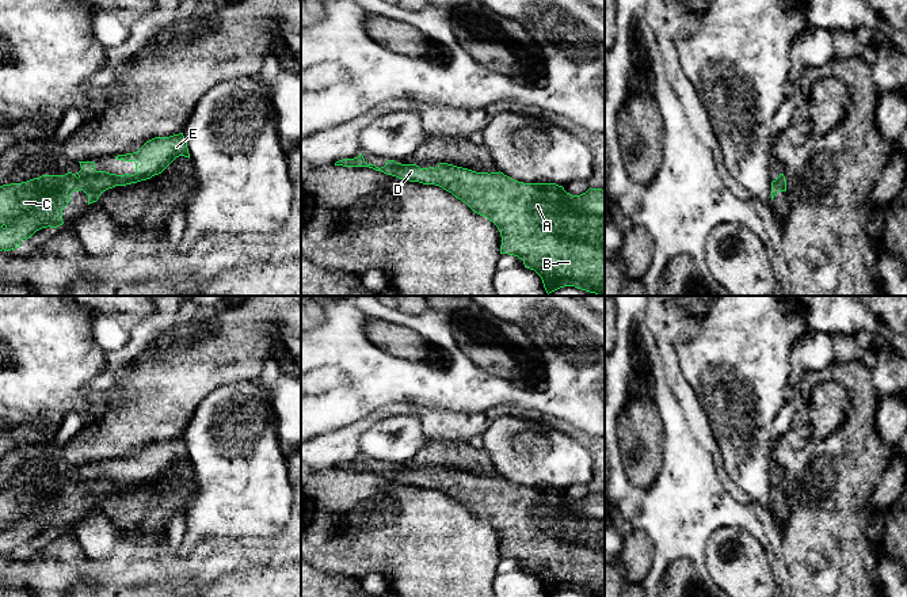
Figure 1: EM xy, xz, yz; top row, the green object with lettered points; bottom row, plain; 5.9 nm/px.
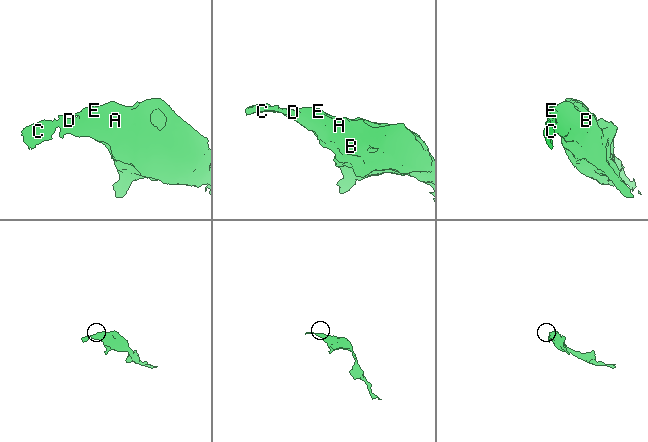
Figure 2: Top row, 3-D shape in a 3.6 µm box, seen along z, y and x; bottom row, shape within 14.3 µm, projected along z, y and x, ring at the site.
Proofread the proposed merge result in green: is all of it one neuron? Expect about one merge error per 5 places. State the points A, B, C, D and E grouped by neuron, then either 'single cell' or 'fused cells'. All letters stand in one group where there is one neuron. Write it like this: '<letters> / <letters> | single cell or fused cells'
A B C D E | single cell

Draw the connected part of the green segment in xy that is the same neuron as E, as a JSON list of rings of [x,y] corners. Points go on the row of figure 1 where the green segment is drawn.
[[[183,133],[155,137],[137,152],[115,156],[117,160],[134,161],[134,175],[96,171],[94,161],[79,161],[81,170],[76,175],[42,175],[0,186],[0,251],[19,248],[23,239],[27,240],[42,228],[62,225],[62,210],[73,191],[83,190],[89,205],[108,189],[161,174],[179,156],[190,159]]]

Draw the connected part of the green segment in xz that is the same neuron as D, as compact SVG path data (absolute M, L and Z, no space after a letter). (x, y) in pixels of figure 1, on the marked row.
M362 153L354 159L339 160L335 166L369 167L399 179L439 186L465 202L475 213L492 221L502 236L500 254L522 259L525 267L534 270L541 277L548 294L564 286L575 286L597 296L605 296L605 190L602 189L590 187L580 195L572 195L556 183L523 183L500 171L476 172L447 163L439 163L435 170L434 167L420 168L416 164L388 160L384 167L378 168L374 164L367 164Z

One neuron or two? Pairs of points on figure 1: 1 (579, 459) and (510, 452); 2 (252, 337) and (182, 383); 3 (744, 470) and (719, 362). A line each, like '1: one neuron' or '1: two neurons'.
1: one neuron
2: one neuron
3: one neuron

